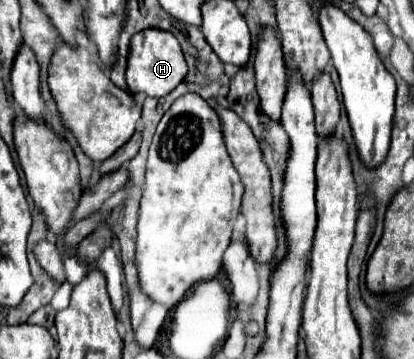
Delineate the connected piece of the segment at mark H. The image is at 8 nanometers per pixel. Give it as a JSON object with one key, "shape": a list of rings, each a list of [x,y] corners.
{"shape":[[[145,29],[131,39],[131,55],[127,63],[127,85],[131,93],[143,93],[149,97],[163,97],[171,93],[187,75],[185,55],[177,37],[163,29]]]}

